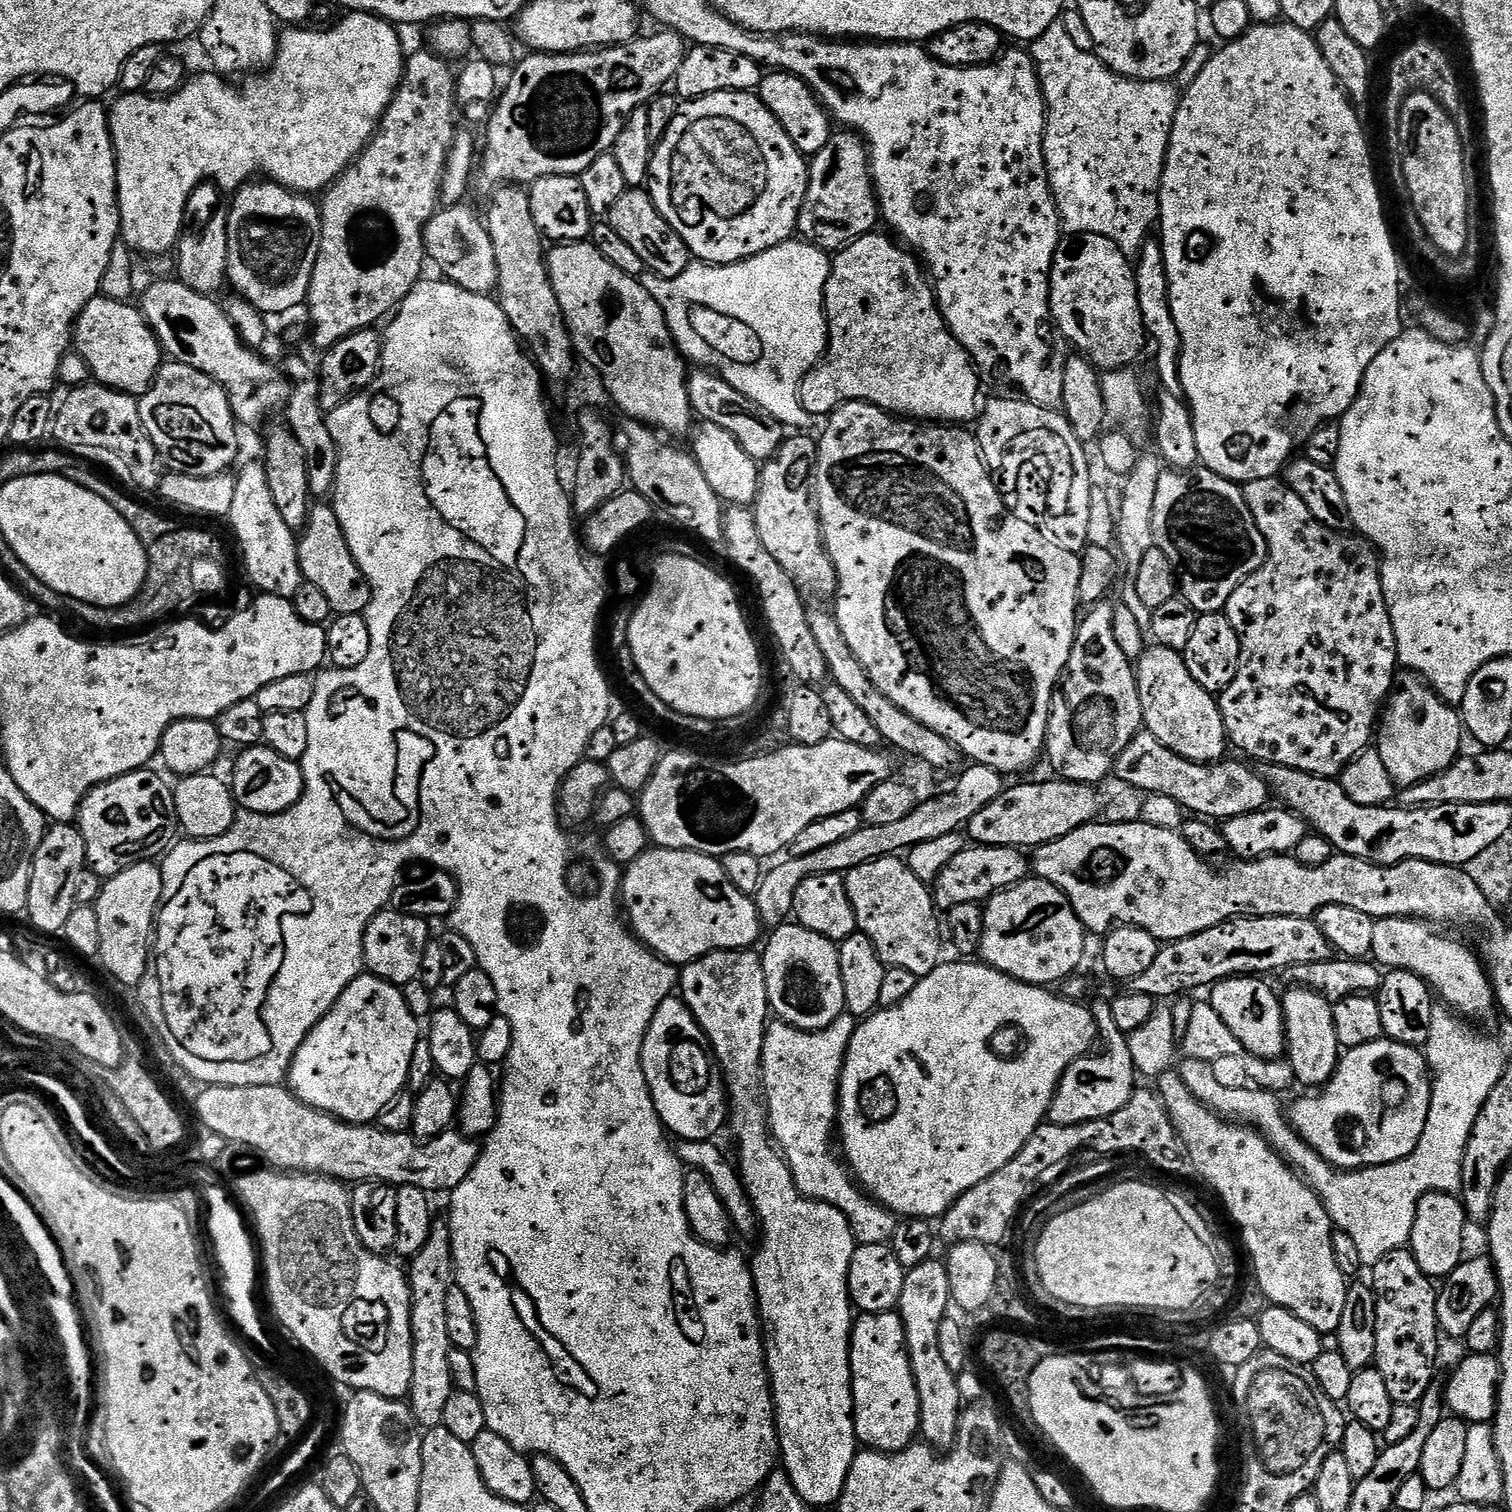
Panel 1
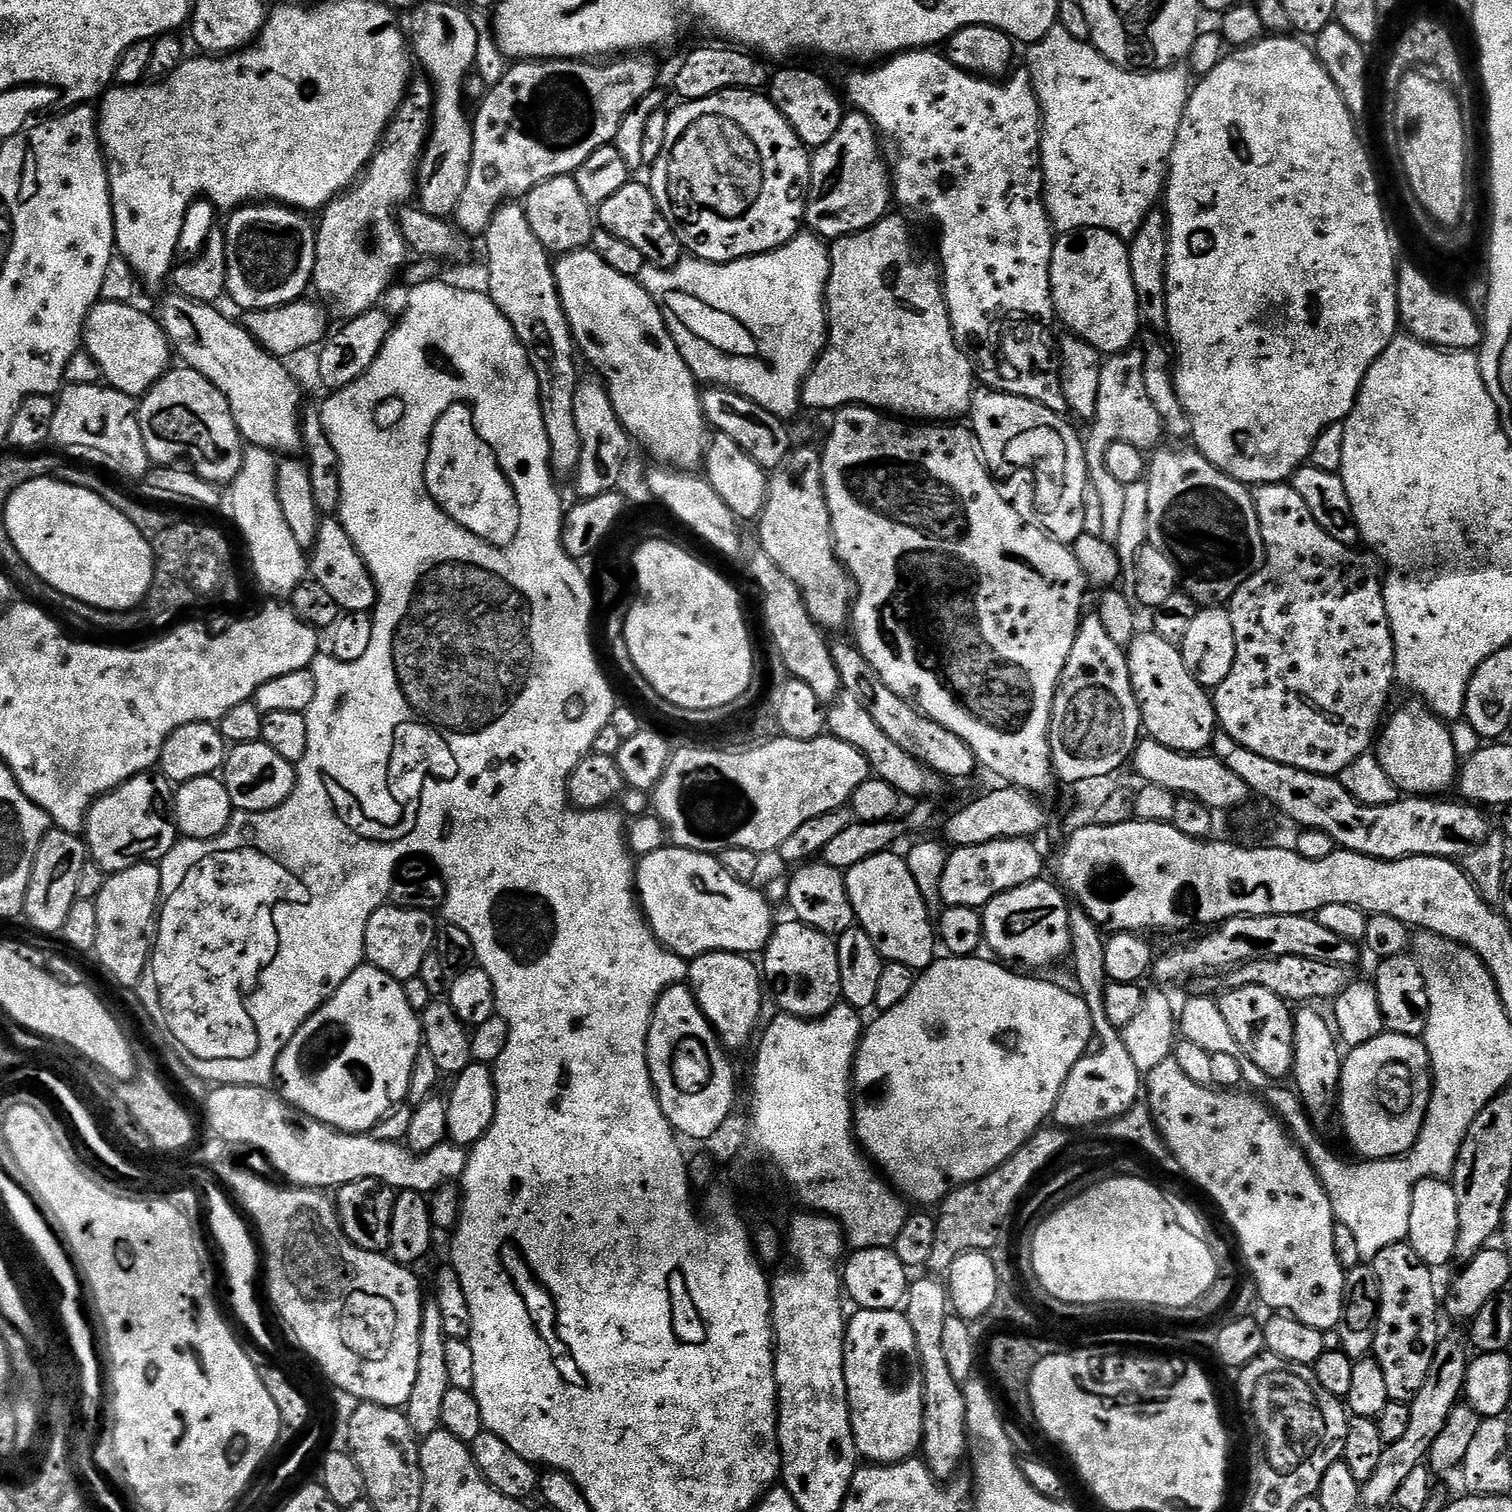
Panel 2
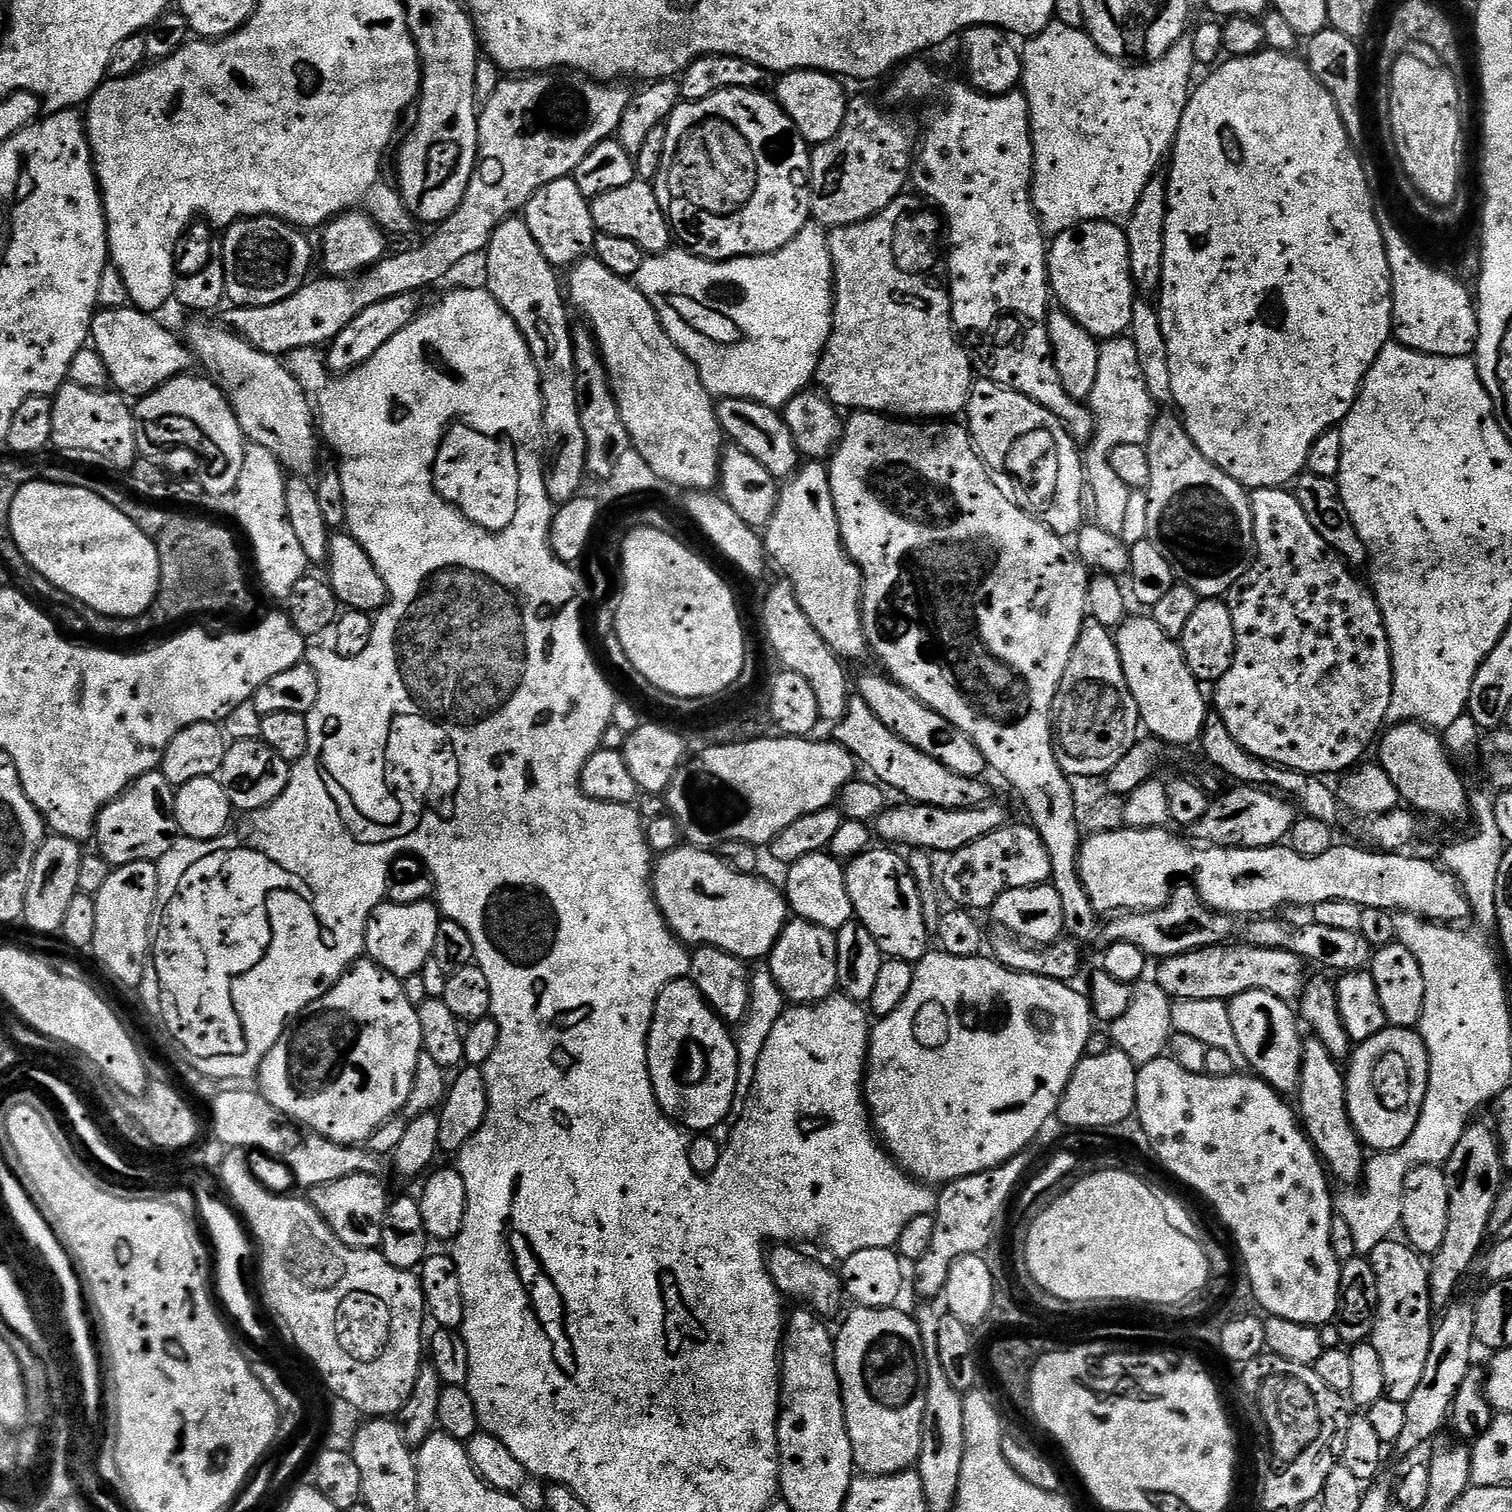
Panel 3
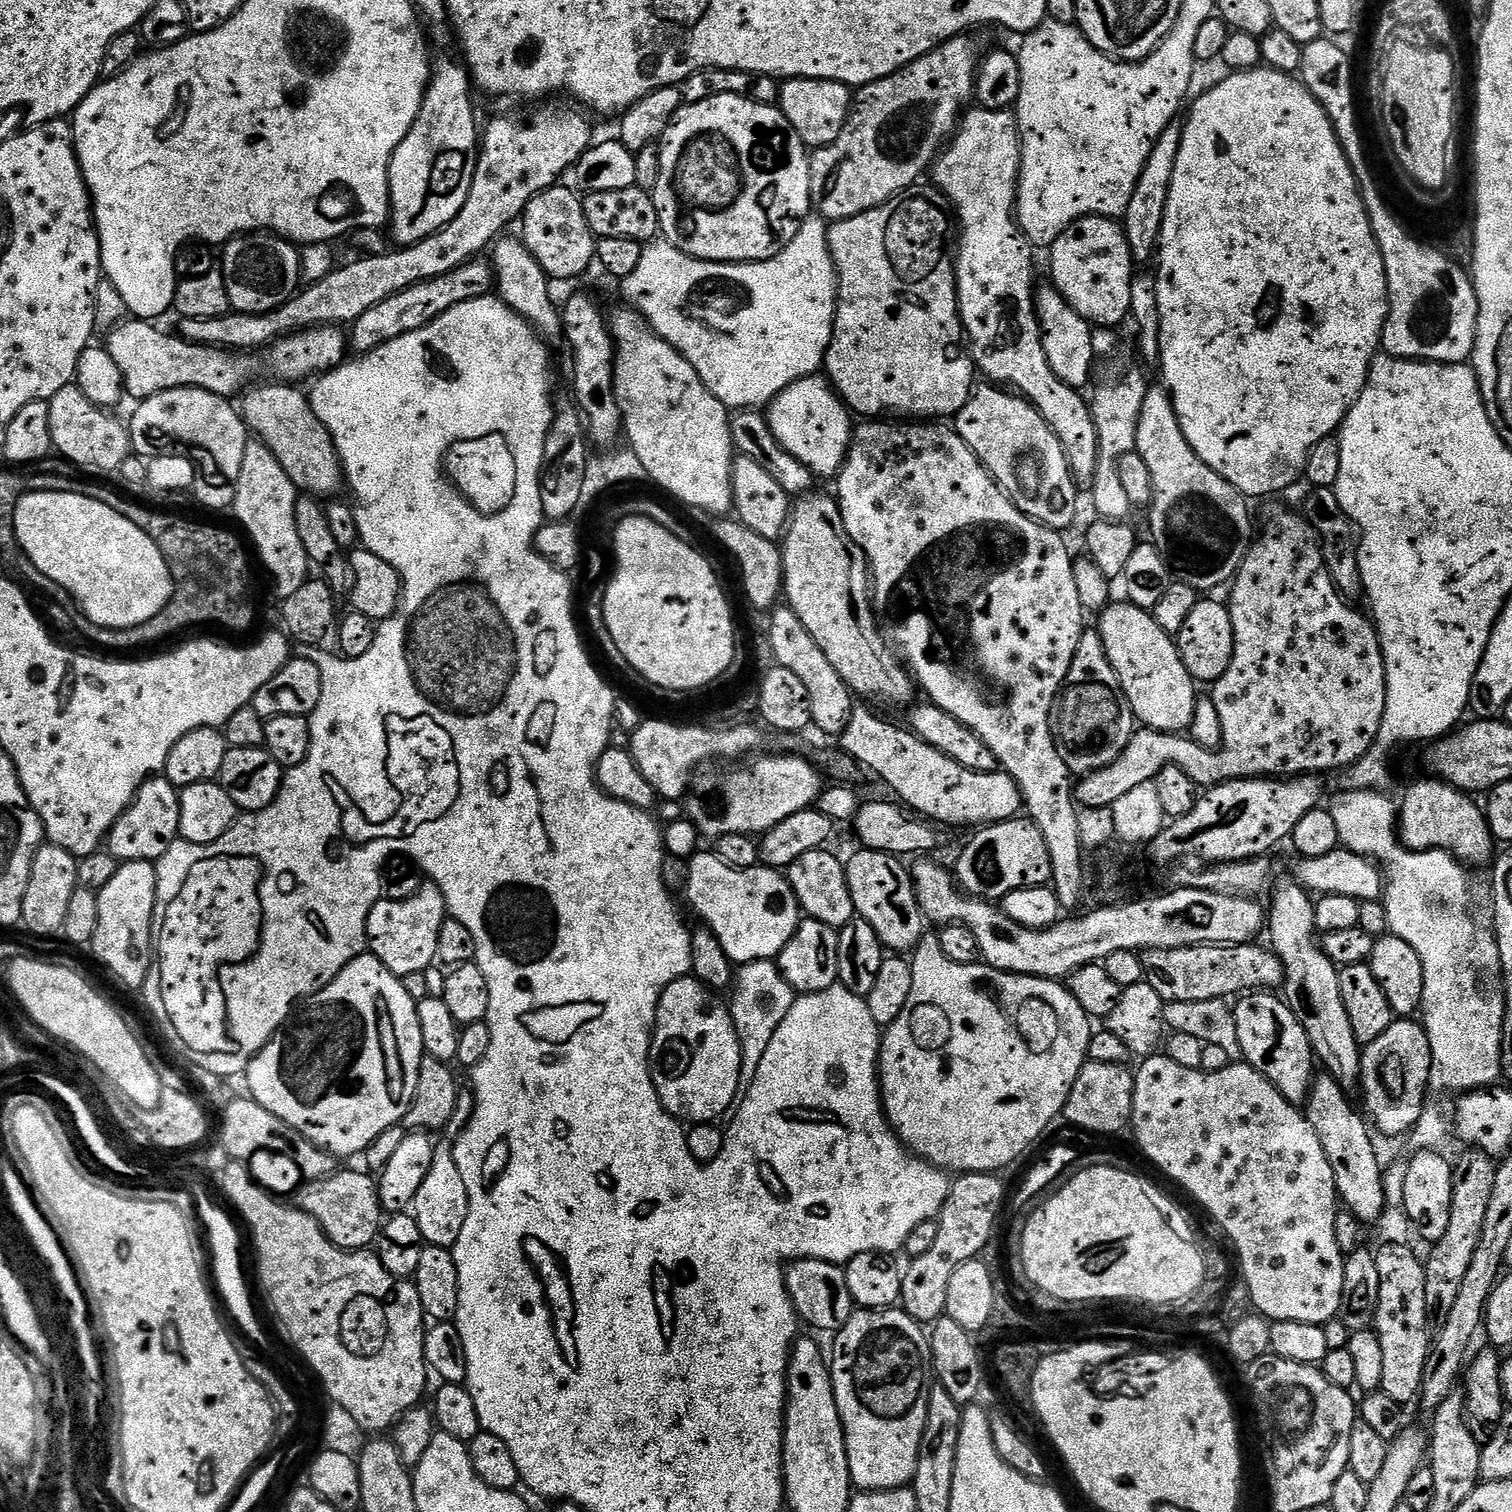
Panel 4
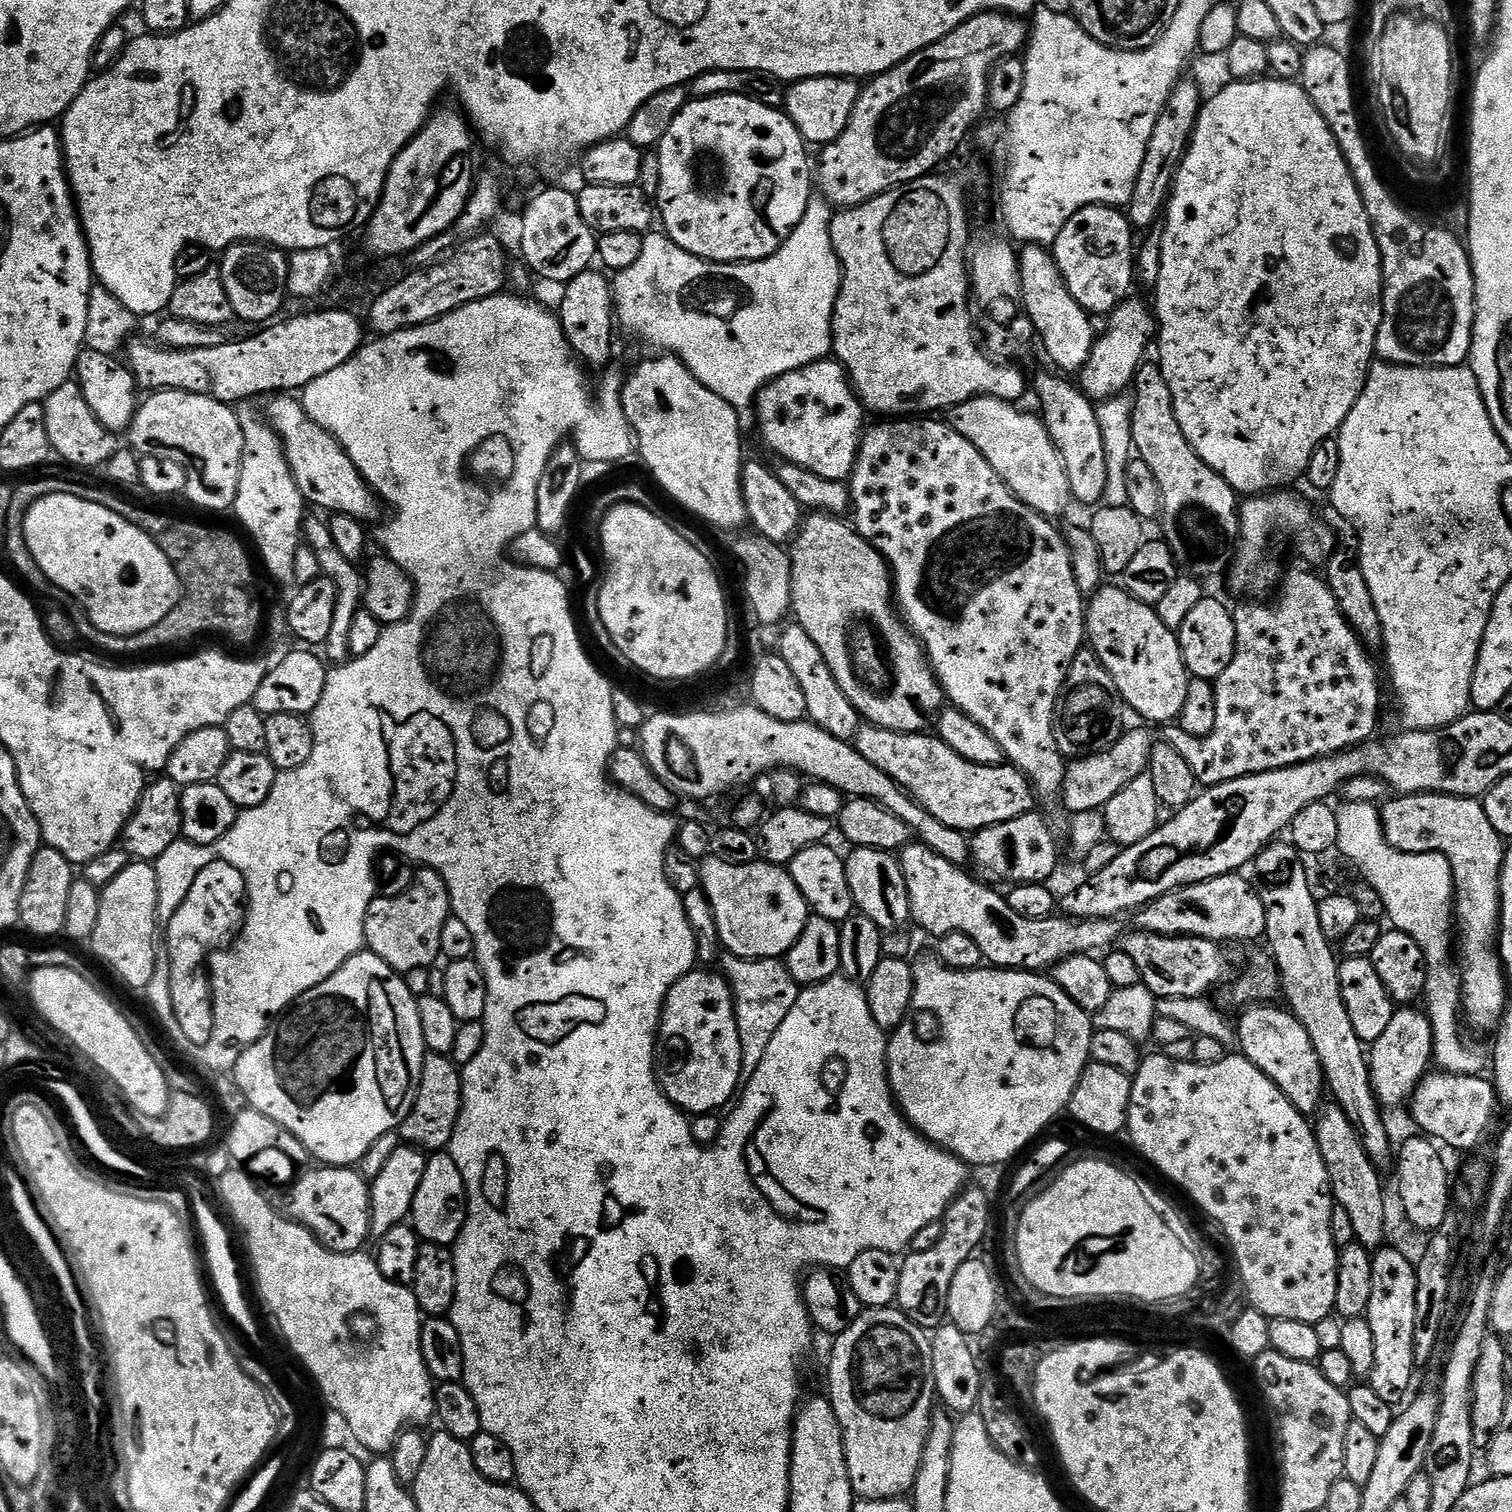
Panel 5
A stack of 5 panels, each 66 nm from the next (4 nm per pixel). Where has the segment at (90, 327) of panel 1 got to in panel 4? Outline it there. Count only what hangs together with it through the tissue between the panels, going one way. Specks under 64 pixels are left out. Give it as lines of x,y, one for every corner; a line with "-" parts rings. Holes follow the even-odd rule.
128,318
118,323
106,336
106,340
108,340
106,347
110,358
114,360
118,370
122,372
124,391
129,397
133,396
133,401
139,402
159,392
174,390
175,388
201,388
215,396
232,398
236,391
239,393
245,387
244,364
236,357
239,355
235,351
207,344
189,343
179,335
173,334
171,336
170,333
163,332
162,329
156,327
160,326
153,326
146,320

